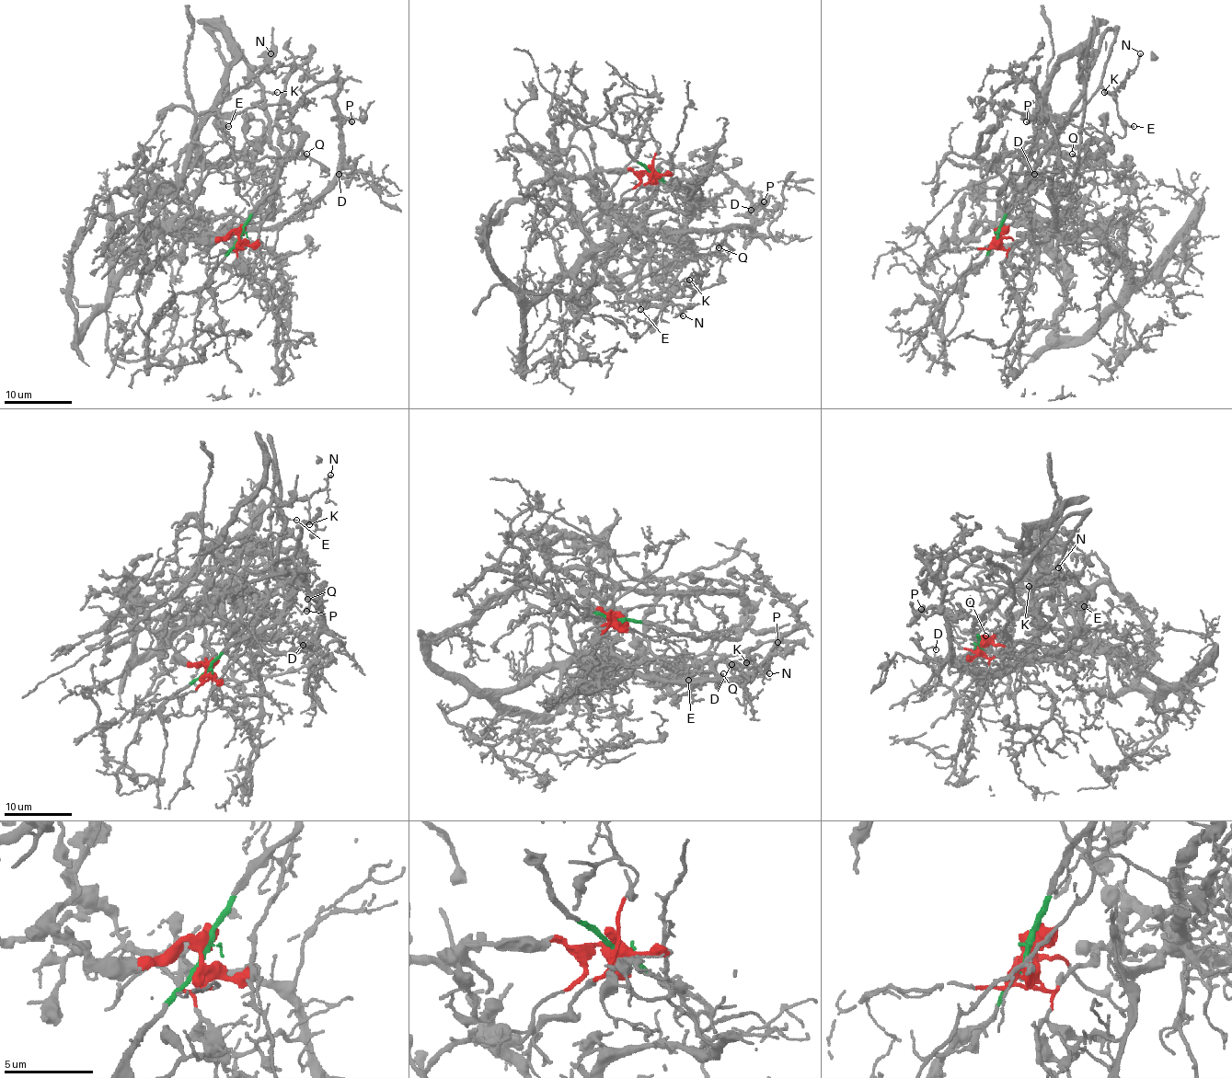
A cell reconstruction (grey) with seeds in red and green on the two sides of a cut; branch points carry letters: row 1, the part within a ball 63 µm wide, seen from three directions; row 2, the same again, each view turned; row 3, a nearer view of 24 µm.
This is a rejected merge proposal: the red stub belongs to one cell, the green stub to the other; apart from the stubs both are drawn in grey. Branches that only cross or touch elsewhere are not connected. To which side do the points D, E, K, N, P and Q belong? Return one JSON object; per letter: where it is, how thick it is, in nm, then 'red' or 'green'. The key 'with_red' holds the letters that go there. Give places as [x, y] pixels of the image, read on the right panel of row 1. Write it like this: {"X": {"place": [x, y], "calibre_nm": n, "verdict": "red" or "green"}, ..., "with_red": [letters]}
{"D": {"place": [1034, 174], "calibre_nm": 110, "verdict": "red"}, "E": {"place": [1134, 126], "calibre_nm": 100, "verdict": "green"}, "K": {"place": [1104, 92], "calibre_nm": 90, "verdict": "green"}, "N": {"place": [1140, 53], "calibre_nm": 190, "verdict": "green"}, "P": {"place": [1026, 121], "calibre_nm": 240, "verdict": "red"}, "Q": {"place": [1072, 154], "calibre_nm": 80, "verdict": "red"}, "with_red": ["D", "P", "Q"]}

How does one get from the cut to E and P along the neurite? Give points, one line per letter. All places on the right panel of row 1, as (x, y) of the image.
E: (997, 235), (1006, 208), (1085, 85), (1107, 31), (1113, 31), (1115, 41), (1101, 86), (1134, 125)
P: (997, 235), (1018, 242), (1053, 214), (1058, 224), (1056, 228), (1051, 181), (1058, 139), (1039, 117), (1026, 122)

